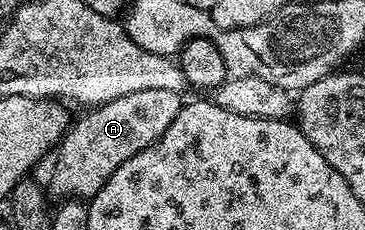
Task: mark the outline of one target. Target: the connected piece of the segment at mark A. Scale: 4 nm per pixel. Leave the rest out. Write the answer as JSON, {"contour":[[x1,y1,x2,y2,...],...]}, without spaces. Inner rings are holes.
{"contour":[[133,91,129,95,121,95,117,99,113,99,104,105,96,105,87,113,83,118,76,120,74,124,68,128,67,132,63,135,63,140,57,146,57,152,54,154,55,166,51,169,51,189,49,185,49,193,52,198,59,197,58,199,90,199,97,195,97,191,101,191,101,187,105,187,105,183,109,179,109,175,113,175,113,171,117,171,117,167,121,167,121,163,125,163,125,159,133,159,133,155,137,155,137,151,145,151,145,147,149,147,161,135,165,133,169,127,169,123,173,123,173,119,177,119,177,115,183,109,185,104,184,98,180,94,173,91]]}

